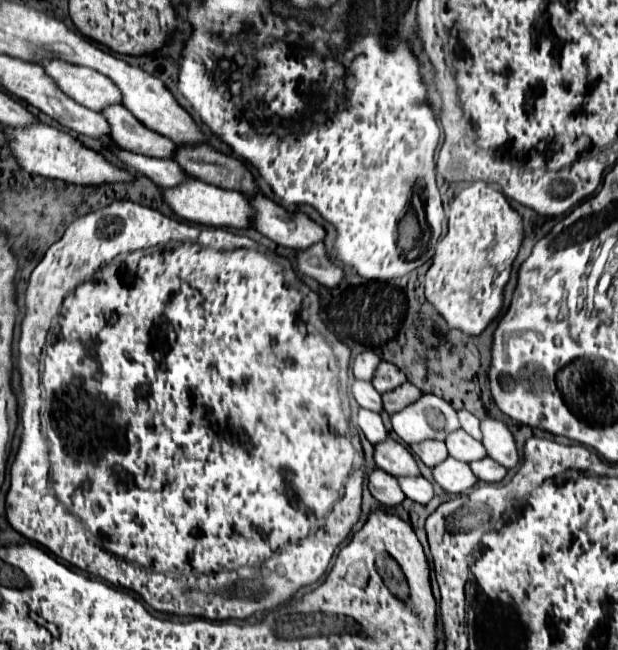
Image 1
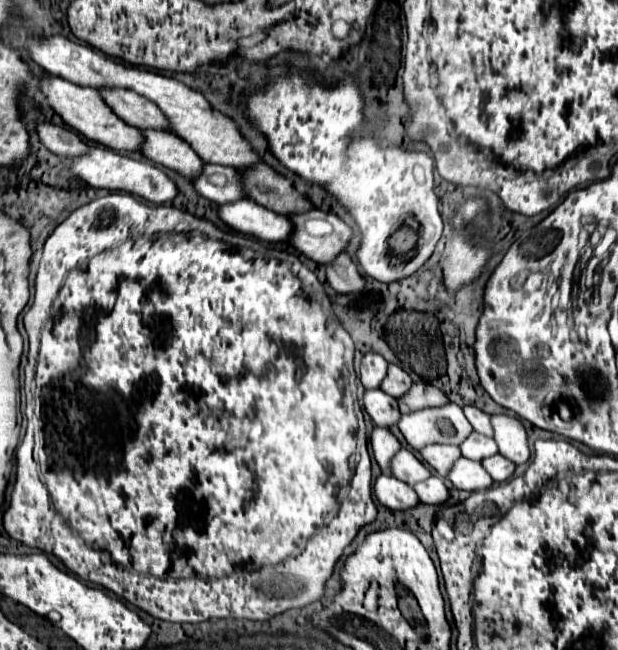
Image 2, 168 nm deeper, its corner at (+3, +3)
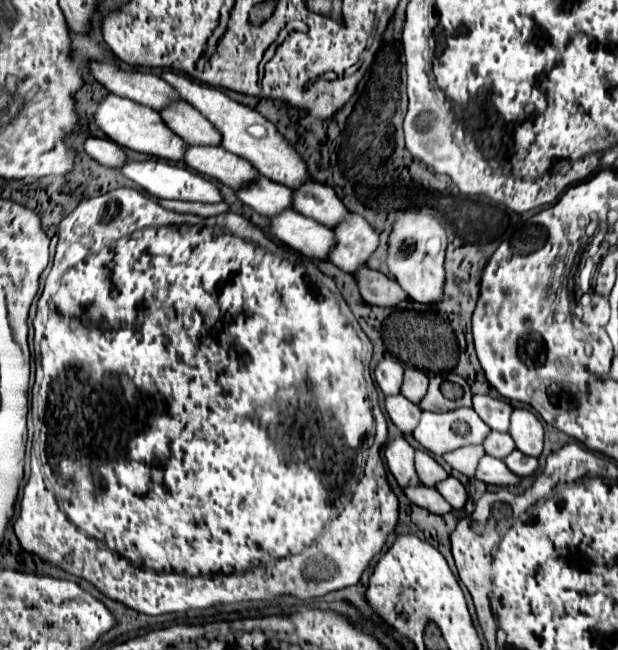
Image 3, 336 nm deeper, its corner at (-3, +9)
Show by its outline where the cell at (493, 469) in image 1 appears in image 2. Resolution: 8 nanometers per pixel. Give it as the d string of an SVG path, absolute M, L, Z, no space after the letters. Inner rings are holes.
M494 454L494 456L490 456L490 458L484 458L484 460L482 460L482 466L488 470L488 474L492 476L494 482L504 482L504 480L508 480L508 478L512 476L514 468L516 468L514 462L506 460L506 458L500 456L500 454Z

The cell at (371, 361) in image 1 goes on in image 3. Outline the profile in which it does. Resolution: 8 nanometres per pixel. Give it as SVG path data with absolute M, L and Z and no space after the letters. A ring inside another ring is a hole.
M384 358L376 366L376 382L386 396L400 394L402 380L404 380L404 366L400 366L400 362L396 362L394 358Z

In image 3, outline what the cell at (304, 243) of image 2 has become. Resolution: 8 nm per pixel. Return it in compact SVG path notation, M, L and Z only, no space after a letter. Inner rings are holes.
M356 214L336 226L334 232L336 248L330 254L330 262L350 274L358 272L380 244L374 228L362 216Z

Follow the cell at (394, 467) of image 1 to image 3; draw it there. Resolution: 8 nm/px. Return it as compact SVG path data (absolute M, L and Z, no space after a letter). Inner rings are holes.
M416 450L416 472L420 476L420 482L428 486L436 486L444 478L448 478L446 470L424 450Z

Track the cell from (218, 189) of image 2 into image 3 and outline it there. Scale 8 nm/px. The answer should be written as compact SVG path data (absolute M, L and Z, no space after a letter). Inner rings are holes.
M260 176L248 188L238 190L236 194L246 206L254 208L258 214L268 218L276 216L276 212L284 212L292 208L292 190L264 176Z

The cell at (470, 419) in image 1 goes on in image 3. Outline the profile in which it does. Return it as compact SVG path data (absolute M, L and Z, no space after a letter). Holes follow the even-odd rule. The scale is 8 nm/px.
M474 396L474 410L492 430L508 432L510 414L514 408L506 400L498 400L492 396Z

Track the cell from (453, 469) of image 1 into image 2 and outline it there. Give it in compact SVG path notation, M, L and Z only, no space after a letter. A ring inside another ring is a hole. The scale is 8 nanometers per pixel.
M458 458L458 462L454 462L454 466L450 468L446 480L458 488L458 490L482 490L488 488L494 480L488 476L488 472L482 468L480 462L474 460L466 460L466 458Z

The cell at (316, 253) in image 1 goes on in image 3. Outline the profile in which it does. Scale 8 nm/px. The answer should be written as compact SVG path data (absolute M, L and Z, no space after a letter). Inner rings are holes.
M368 266L358 270L354 278L358 282L364 302L368 304L396 308L400 302L408 300L408 294L400 288L400 284L396 284L396 280L390 280L382 272L376 272L376 270L372 272Z

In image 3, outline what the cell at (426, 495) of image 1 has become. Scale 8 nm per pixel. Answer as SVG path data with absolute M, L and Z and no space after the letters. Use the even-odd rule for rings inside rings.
M448 476L448 478L442 480L436 488L438 488L438 492L450 502L450 506L452 506L454 510L462 510L462 508L464 508L466 500L468 500L468 492L466 492L466 486L464 486L460 480L456 480L454 476Z

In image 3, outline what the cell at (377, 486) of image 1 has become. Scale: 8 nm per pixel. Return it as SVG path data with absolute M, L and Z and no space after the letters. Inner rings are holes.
M424 484L416 486L416 488L404 488L406 496L420 508L426 508L432 514L448 514L452 512L452 506L444 500L444 496L440 496L440 492L436 488L428 488Z

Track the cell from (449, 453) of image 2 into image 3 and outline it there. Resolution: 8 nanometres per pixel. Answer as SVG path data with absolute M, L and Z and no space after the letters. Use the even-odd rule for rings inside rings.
M464 446L454 452L448 452L444 460L458 472L462 472L468 478L474 478L476 464L480 462L480 456L484 456L484 446Z

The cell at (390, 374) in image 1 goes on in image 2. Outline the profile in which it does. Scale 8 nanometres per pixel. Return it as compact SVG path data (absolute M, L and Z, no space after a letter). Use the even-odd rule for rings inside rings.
M390 364L390 366L388 366L388 374L386 374L386 378L382 380L382 386L380 386L380 388L382 388L386 394L390 394L390 396L400 398L400 396L410 388L410 384L412 384L410 374L404 372L400 366Z

